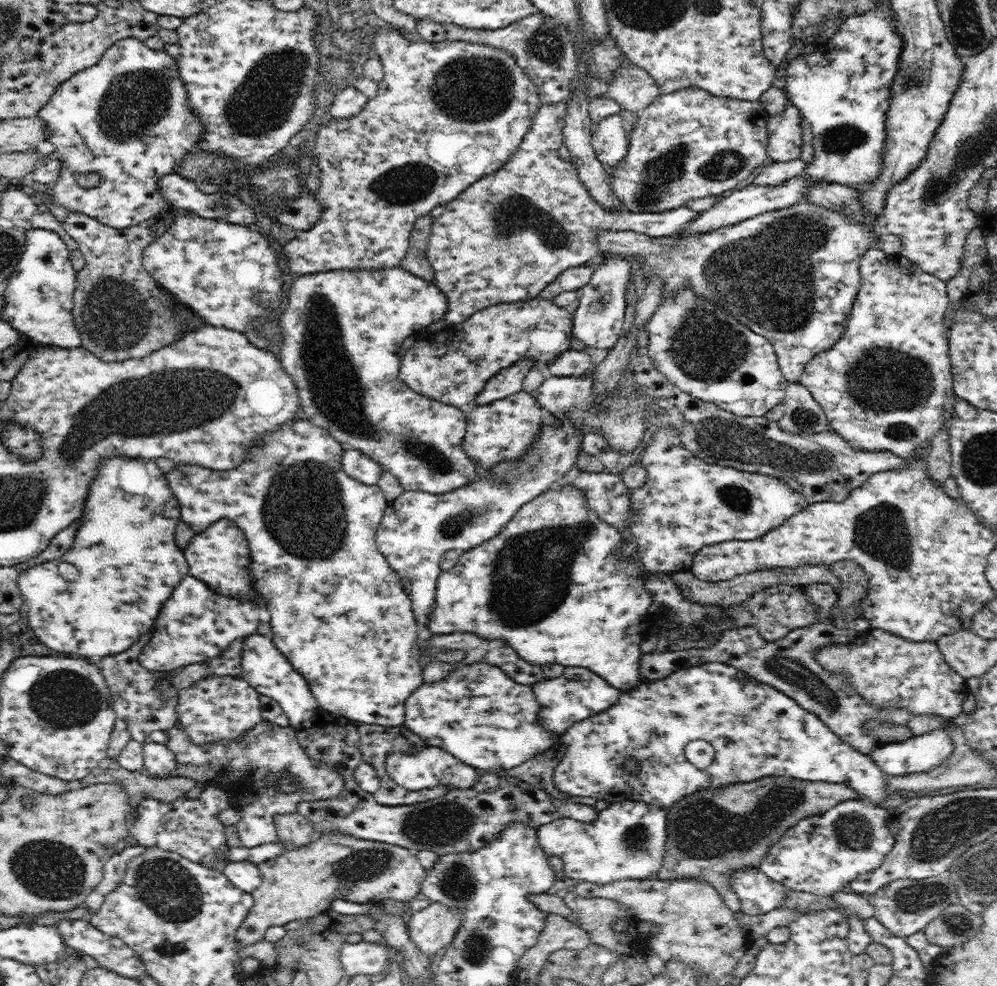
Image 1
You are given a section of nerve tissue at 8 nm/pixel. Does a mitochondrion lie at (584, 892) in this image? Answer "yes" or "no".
no

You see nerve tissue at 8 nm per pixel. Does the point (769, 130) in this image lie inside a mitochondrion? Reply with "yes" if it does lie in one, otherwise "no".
no

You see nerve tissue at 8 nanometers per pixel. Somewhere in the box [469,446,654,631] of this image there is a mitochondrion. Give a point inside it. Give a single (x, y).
(532, 465)

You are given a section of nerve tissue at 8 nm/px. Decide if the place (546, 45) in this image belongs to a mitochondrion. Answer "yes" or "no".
yes

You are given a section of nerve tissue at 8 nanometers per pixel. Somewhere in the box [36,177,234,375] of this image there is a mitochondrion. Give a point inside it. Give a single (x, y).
(113, 315)

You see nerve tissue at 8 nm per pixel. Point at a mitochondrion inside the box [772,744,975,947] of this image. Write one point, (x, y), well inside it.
(853, 830)

